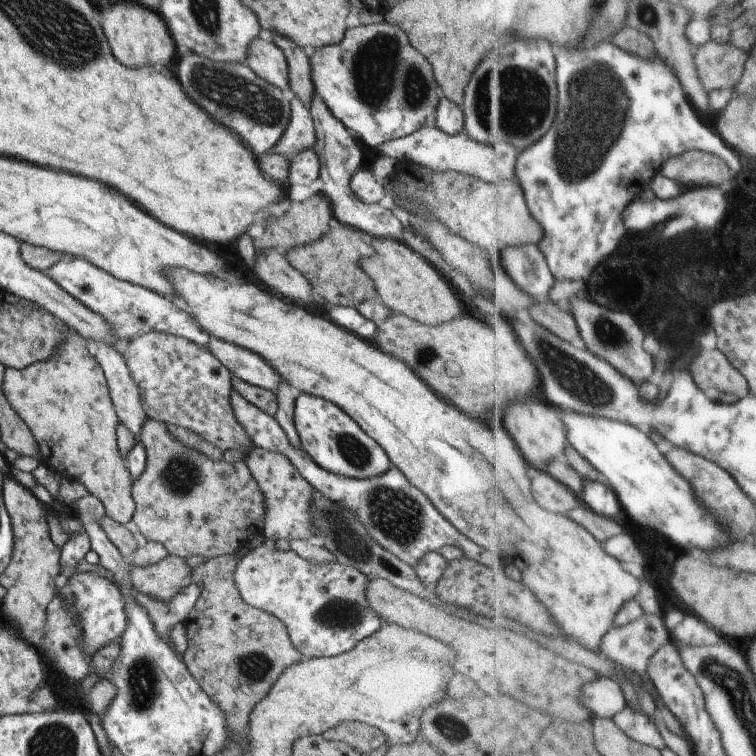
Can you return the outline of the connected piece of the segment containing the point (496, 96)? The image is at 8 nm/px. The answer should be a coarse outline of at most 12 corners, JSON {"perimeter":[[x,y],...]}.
{"perimeter":[[507,21],[463,92],[475,142],[538,143],[557,116],[551,43]]}

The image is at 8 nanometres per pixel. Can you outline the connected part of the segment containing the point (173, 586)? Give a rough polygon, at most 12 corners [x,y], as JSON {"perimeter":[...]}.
{"perimeter":[[185,559],[129,562],[137,592],[169,602],[191,582]]}

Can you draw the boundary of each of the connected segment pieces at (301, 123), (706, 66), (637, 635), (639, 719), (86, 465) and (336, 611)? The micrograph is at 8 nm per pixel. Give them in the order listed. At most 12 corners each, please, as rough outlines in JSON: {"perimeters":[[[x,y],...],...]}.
{"perimeters":[[[292,96],[287,126],[269,154],[313,148],[310,112]],[[711,40],[695,64],[711,91],[738,86],[749,52]],[[659,612],[613,627],[602,654],[650,678],[647,664],[671,640]],[[639,710],[612,719],[629,738],[658,749],[661,730]],[[69,327],[1,390],[40,463],[135,508],[103,371]],[[269,538],[235,564],[245,604],[284,624],[303,660],[381,623],[365,574],[309,564]]]}

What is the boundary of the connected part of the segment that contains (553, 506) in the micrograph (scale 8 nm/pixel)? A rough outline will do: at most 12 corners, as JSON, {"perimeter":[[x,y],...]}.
{"perimeter":[[531,468],[535,500],[567,514],[581,498],[547,471]]}

